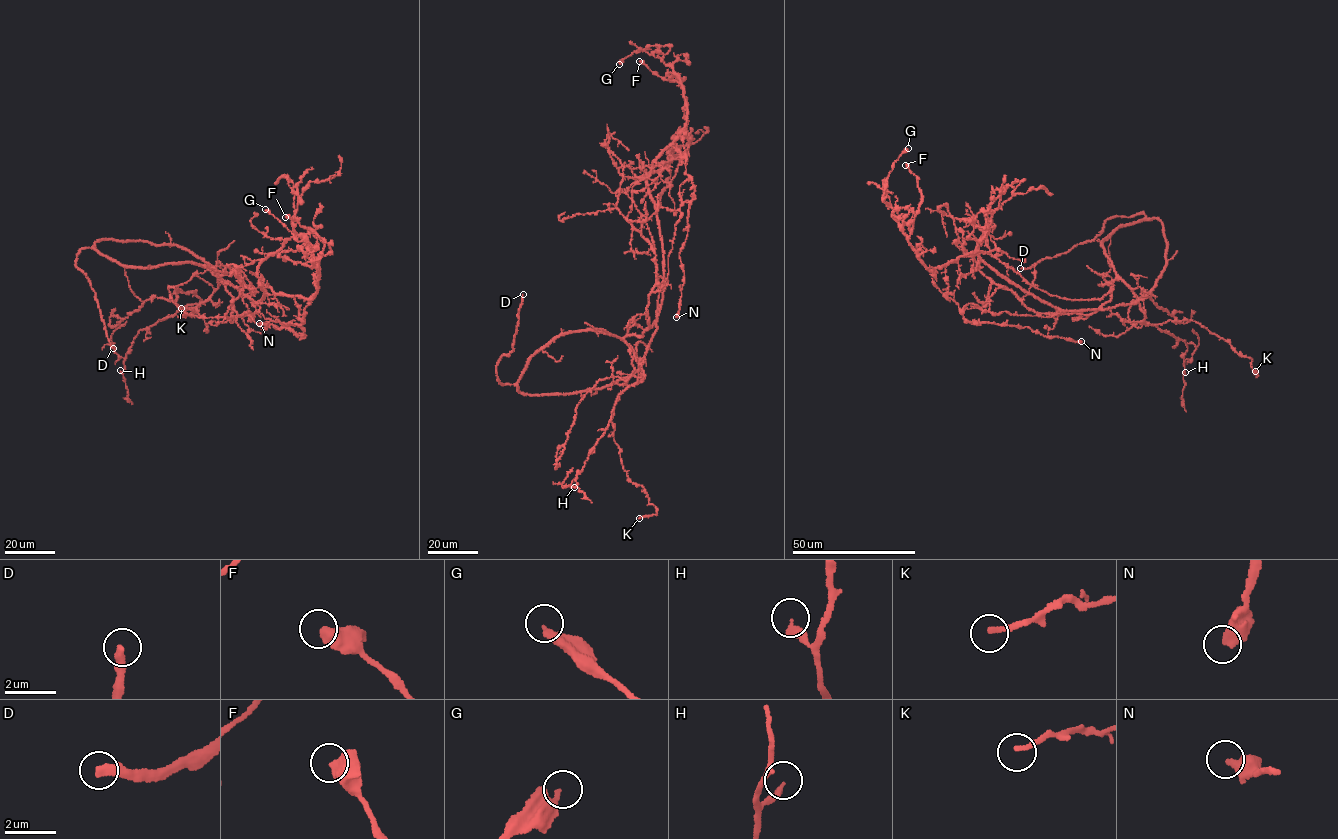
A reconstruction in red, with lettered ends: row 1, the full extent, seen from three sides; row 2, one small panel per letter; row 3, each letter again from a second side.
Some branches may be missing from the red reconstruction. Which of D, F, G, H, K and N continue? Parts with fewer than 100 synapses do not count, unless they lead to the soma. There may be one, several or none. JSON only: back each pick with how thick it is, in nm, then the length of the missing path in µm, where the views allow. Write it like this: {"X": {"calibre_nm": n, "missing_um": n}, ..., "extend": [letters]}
{"D": {"calibre_nm": 320, "missing_um": 90}, "extend": ["D"]}

